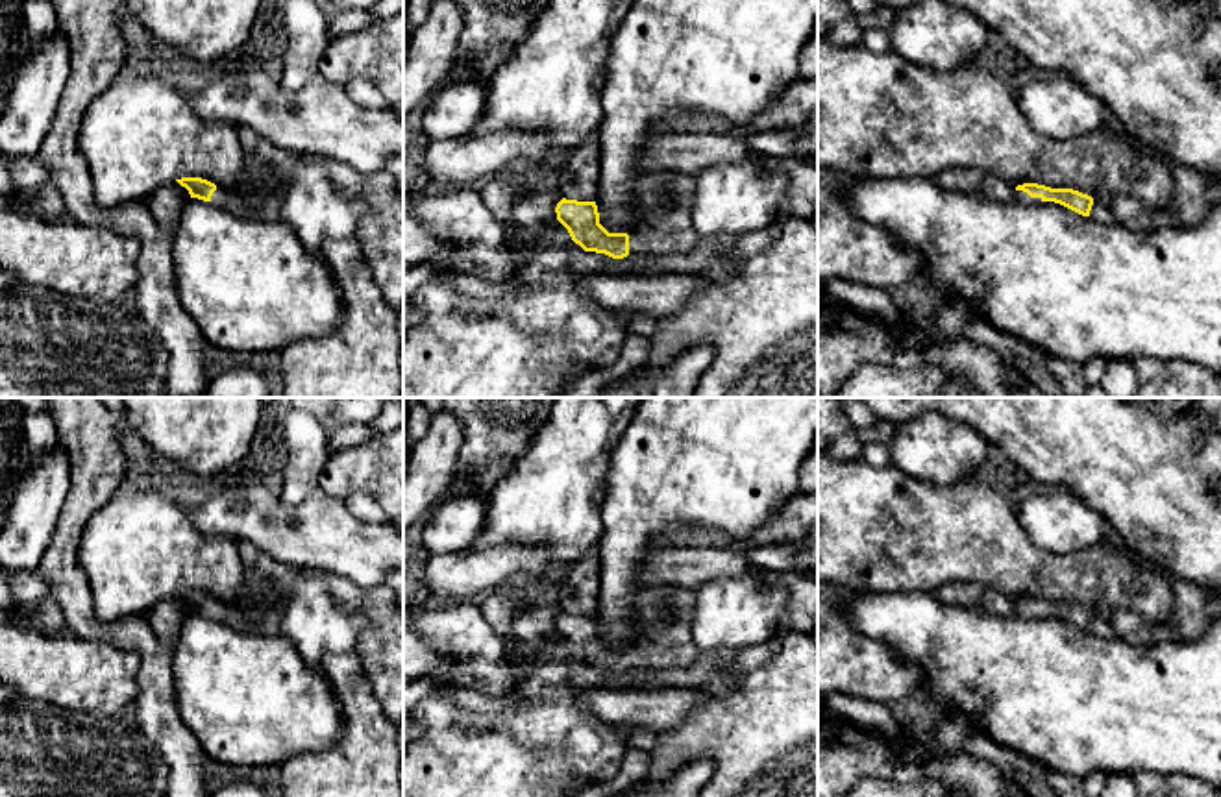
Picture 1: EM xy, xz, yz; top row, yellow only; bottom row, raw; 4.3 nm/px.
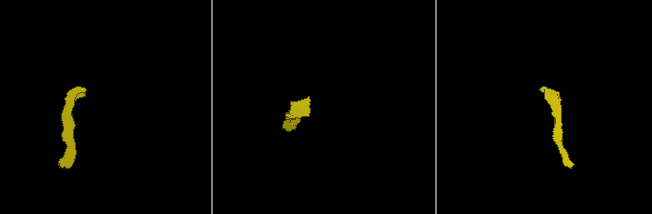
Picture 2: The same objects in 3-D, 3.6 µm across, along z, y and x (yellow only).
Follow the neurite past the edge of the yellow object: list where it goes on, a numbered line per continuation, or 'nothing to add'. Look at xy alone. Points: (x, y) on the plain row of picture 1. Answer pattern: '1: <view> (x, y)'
1: xy (267, 587)

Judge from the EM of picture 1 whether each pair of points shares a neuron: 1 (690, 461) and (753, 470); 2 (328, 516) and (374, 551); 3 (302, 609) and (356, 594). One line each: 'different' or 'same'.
1: same
2: same
3: different

